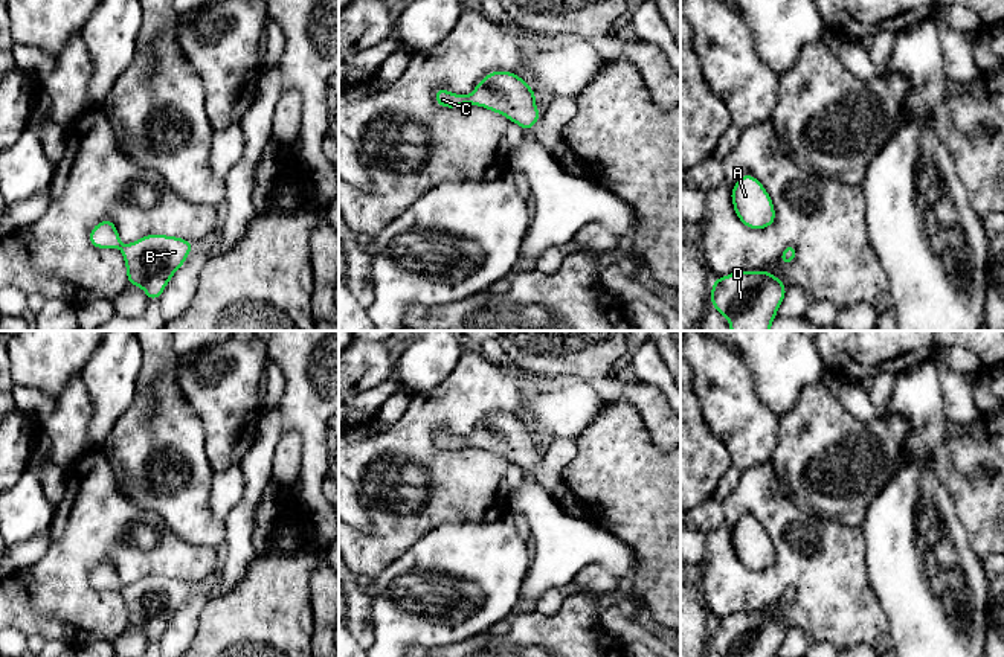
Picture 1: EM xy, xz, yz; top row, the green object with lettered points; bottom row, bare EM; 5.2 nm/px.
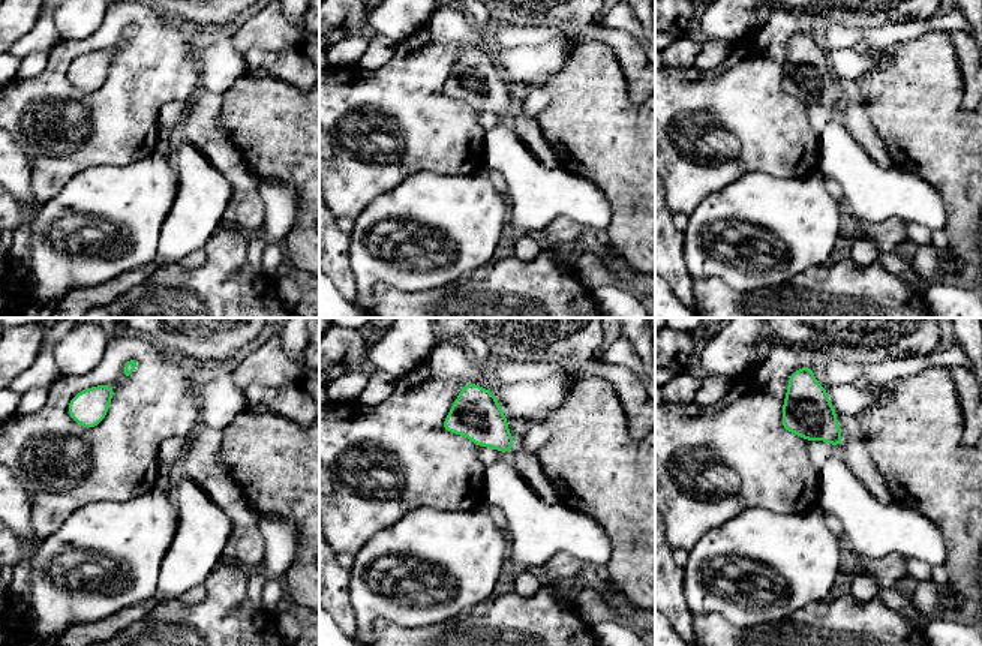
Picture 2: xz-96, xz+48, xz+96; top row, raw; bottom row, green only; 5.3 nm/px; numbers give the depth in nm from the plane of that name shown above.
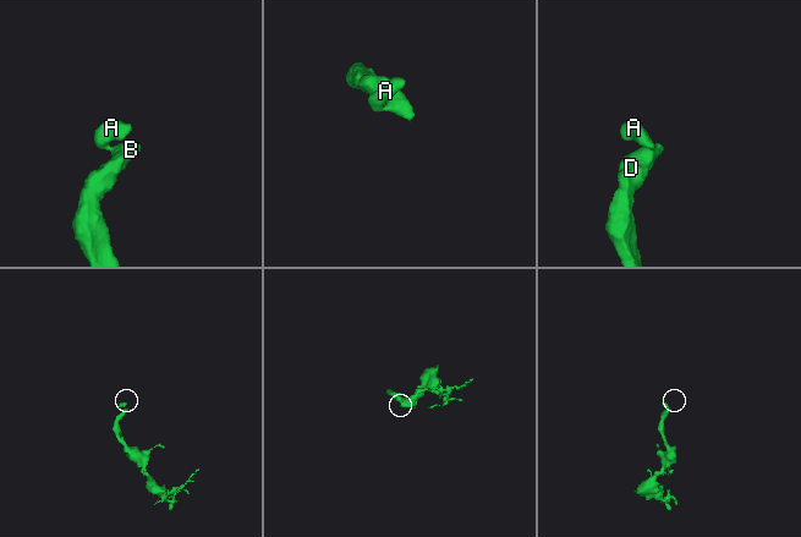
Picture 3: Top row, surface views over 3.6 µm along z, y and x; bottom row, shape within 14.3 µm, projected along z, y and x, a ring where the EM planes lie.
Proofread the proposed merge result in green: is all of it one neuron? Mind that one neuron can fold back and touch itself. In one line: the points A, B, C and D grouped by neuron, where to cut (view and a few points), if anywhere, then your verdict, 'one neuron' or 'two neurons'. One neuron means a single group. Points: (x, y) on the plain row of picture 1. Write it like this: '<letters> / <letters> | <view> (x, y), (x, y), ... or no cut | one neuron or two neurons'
A B C D | no cut | one neuron

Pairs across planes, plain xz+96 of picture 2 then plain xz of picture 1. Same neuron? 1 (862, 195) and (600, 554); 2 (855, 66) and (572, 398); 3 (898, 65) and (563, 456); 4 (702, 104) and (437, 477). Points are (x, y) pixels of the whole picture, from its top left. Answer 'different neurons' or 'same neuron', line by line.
1: same neuron
2: same neuron
3: different neurons
4: same neuron

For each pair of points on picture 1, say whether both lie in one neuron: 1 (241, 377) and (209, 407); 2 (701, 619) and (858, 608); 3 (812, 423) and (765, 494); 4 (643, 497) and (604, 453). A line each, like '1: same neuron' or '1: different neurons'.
1: same neuron
2: different neurons
3: different neurons
4: same neuron

